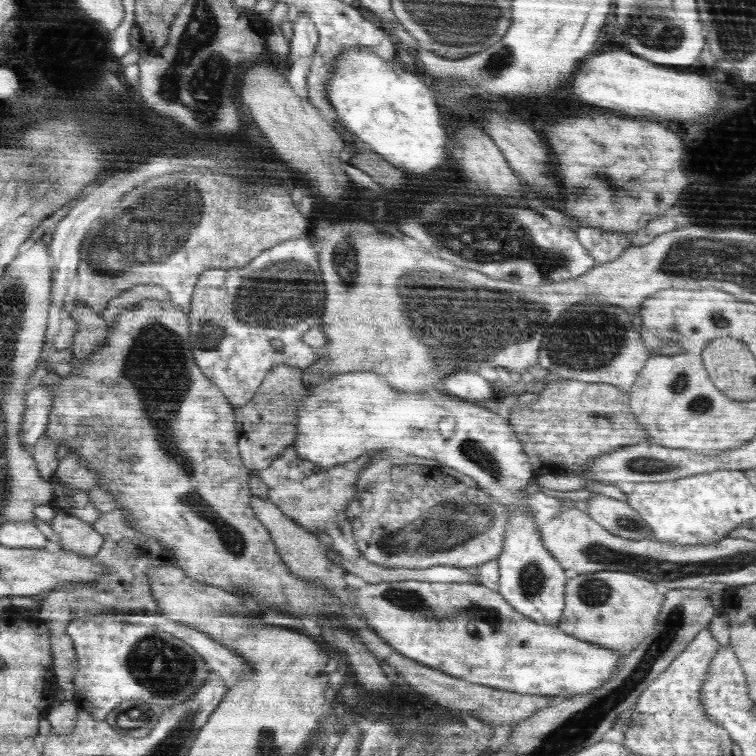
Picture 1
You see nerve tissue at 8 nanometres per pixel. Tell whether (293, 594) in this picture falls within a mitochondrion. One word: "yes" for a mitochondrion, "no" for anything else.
no

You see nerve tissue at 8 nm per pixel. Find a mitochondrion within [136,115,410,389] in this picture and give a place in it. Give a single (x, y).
(279, 297)

